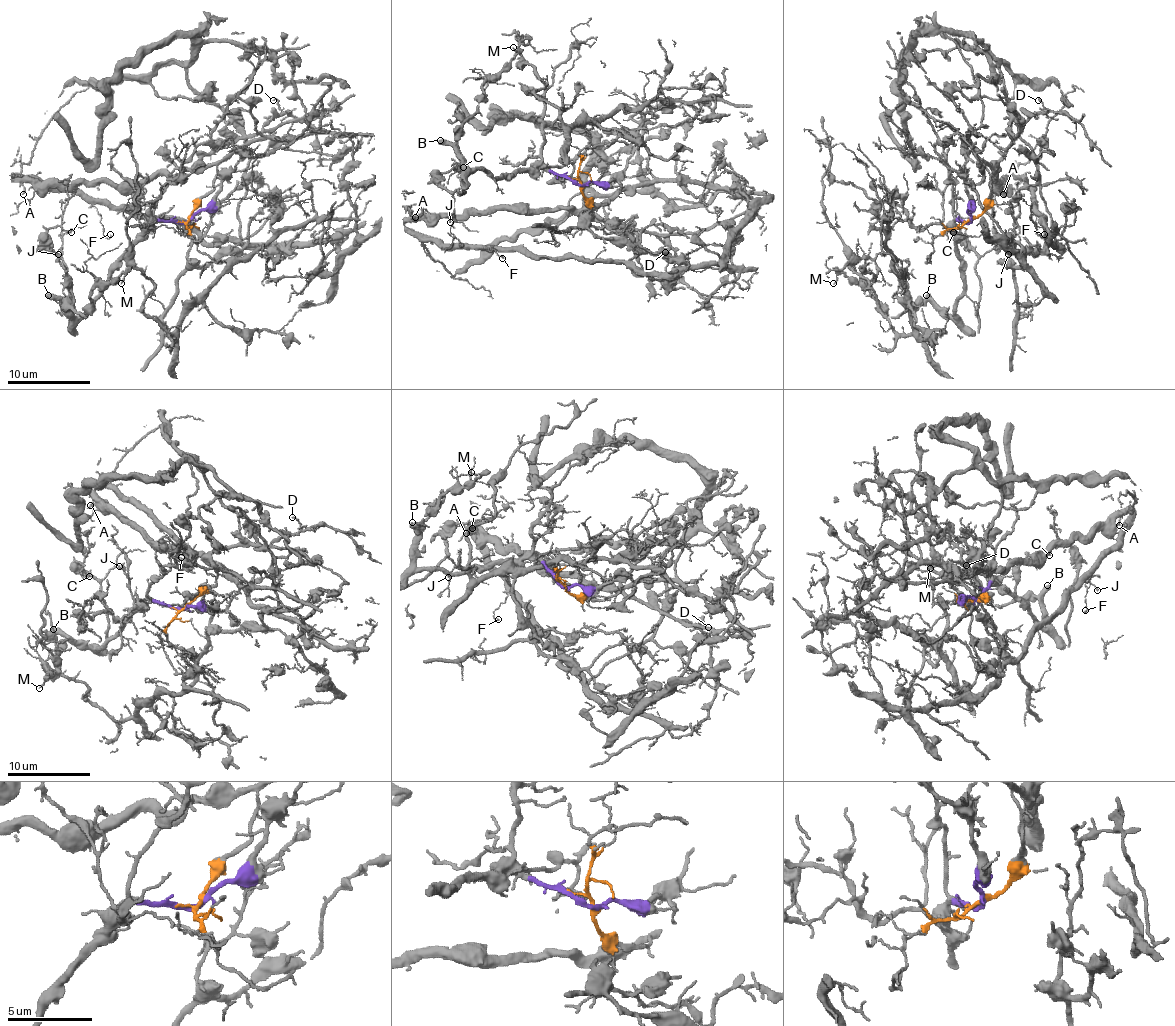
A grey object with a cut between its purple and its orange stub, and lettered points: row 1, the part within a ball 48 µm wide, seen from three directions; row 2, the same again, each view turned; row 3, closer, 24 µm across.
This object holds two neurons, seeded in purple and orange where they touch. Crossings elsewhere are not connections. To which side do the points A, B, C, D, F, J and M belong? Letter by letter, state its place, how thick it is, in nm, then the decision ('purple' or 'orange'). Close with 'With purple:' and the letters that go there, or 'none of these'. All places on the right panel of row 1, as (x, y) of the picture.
A: place (1003, 194); calibre 120 nm; orange
B: place (926, 295); calibre 500 nm; purple
C: place (953, 232); calibre 110 nm; purple
D: place (1038, 100); calibre 120 nm; orange
F: place (1044, 234); calibre 100 nm; orange
J: place (1008, 254); calibre 100 nm; purple
M: place (833, 283); calibre 120 nm; purple
With purple: B, C, J, M

